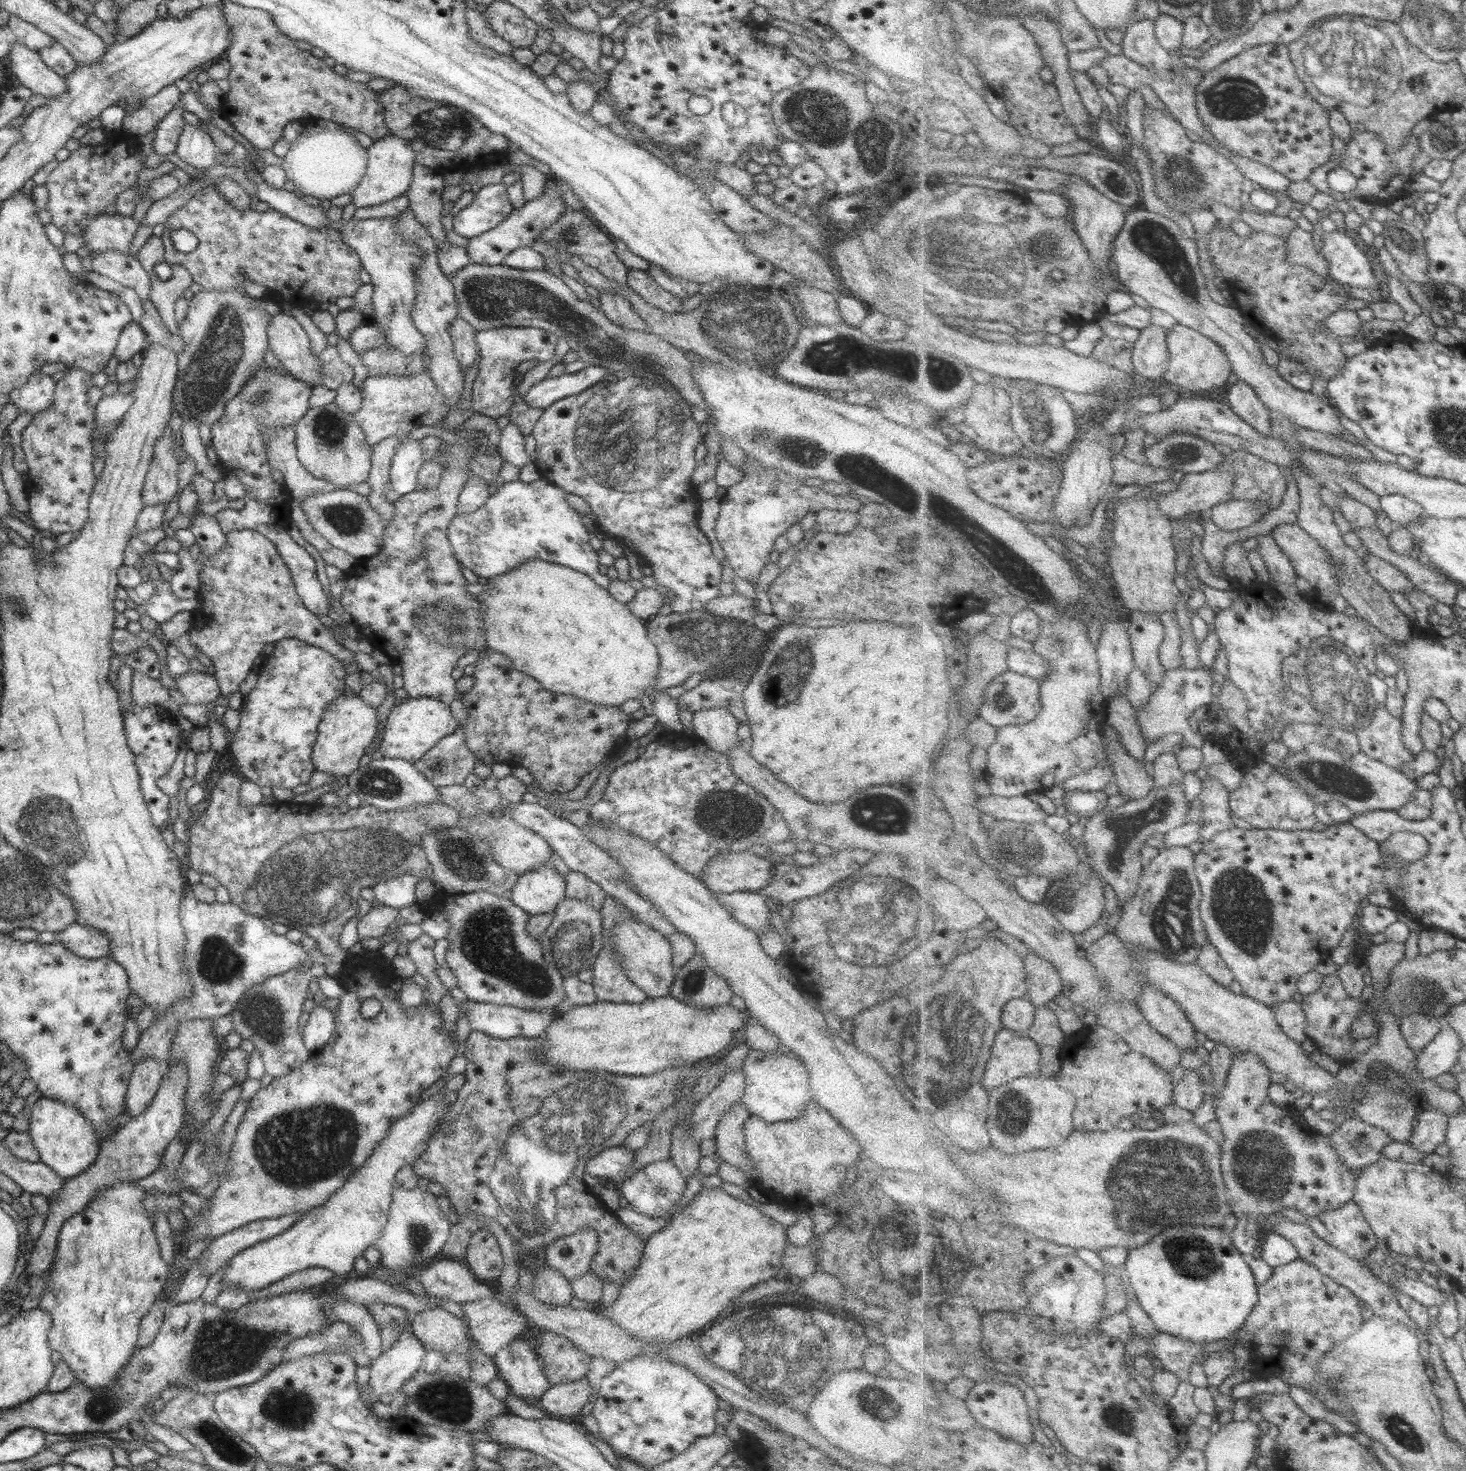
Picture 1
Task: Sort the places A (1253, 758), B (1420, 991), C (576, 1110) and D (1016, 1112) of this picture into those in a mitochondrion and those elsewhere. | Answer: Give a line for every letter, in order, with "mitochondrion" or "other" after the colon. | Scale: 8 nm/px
A: other
B: mitochondrion
C: mitochondrion
D: mitochondrion

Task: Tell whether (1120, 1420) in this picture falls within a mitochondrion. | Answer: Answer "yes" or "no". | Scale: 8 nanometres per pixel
yes

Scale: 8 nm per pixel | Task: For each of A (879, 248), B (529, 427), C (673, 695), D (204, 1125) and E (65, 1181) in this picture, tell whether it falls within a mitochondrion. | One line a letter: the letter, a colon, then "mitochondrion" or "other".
A: other
B: other
C: other
D: other
E: other

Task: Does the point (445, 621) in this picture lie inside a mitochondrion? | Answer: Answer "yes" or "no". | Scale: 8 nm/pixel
yes

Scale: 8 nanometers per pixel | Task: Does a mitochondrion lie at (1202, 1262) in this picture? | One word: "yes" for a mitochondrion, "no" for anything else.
yes

